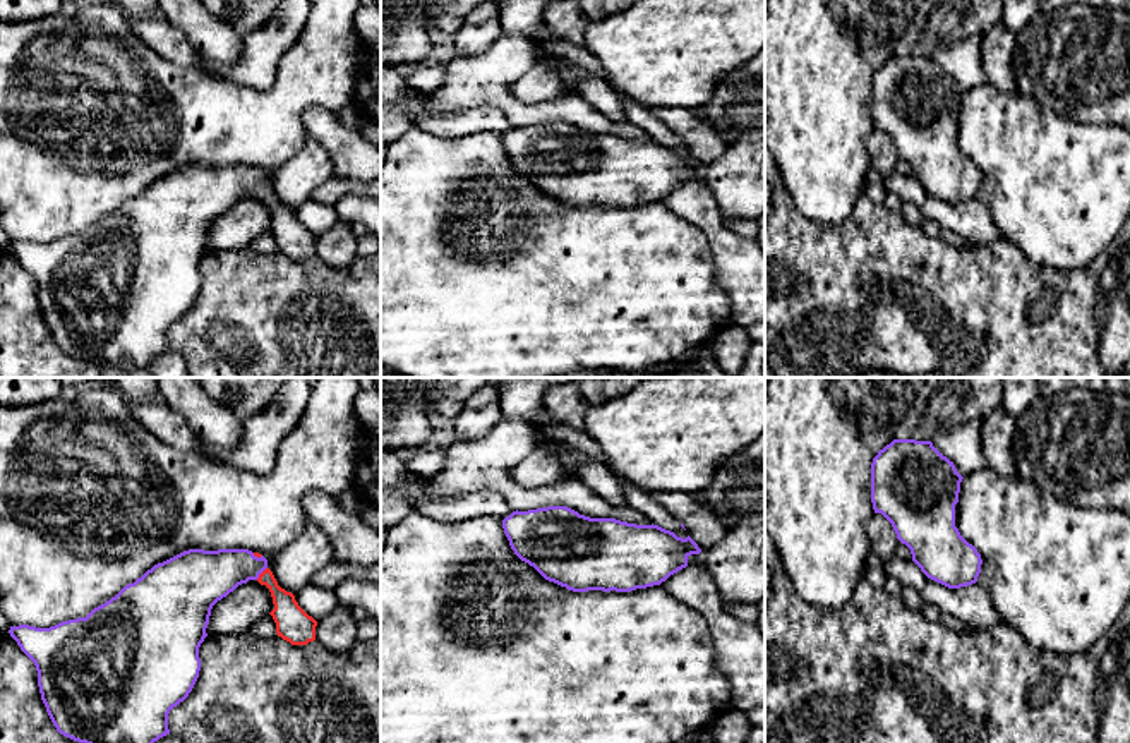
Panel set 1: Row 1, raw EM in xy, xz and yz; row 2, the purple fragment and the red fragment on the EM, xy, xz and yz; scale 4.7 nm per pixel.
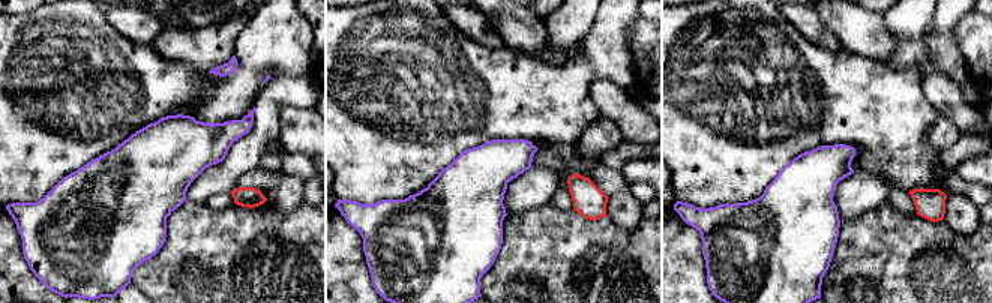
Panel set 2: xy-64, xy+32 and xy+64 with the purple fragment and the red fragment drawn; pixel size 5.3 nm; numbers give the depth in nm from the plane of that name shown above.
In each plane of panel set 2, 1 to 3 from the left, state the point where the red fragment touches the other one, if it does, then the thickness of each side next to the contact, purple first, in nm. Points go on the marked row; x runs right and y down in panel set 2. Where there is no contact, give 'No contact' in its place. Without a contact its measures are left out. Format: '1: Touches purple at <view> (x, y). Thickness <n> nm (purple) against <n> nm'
1: No contact
2: No contact
3: No contact

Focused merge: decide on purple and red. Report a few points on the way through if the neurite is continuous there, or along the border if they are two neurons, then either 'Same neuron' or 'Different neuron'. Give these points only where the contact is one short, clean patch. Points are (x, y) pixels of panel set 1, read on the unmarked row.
Path across: xy (208, 191), (220, 187), (261, 187), (285, 218), (288, 232). Same neuron

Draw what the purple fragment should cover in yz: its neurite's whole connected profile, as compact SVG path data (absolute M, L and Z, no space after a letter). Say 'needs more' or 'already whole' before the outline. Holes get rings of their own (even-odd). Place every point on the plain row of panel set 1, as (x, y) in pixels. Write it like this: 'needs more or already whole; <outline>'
already whole; M893 55L871 79L871 118L893 142L897 154L911 165L921 187L948 202L960 204L977 197L981 170L955 142L962 91L931 57Z

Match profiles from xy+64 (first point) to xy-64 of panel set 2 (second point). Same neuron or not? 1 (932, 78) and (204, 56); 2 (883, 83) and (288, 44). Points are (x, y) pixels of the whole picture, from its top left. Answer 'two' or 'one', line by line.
1: two
2: one

